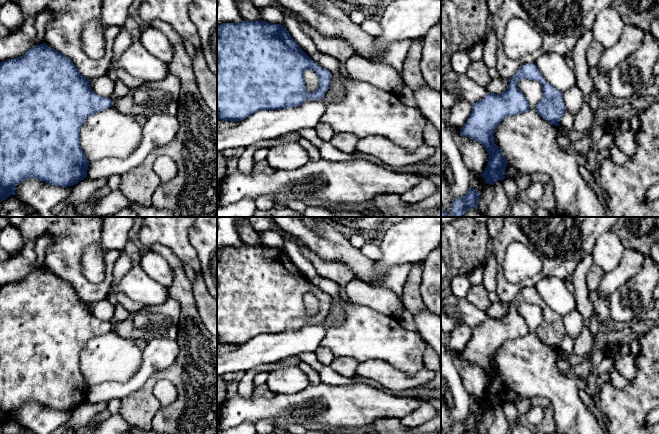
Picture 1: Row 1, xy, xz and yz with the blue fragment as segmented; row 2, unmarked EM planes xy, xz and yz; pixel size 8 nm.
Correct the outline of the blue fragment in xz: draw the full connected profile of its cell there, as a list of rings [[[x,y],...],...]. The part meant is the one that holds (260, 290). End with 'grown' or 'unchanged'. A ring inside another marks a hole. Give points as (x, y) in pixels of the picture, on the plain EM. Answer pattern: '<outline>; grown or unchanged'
[[[263,244],[223,247],[217,250],[217,342],[240,346],[259,334],[280,334],[302,329],[309,323],[319,324],[328,315],[332,297],[313,285],[290,260],[284,249]],[[314,294],[319,302],[315,315],[307,316],[304,296]]]; unchanged

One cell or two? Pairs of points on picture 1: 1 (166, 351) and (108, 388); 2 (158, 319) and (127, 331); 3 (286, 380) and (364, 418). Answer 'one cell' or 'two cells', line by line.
1: one cell
2: one cell
3: two cells

